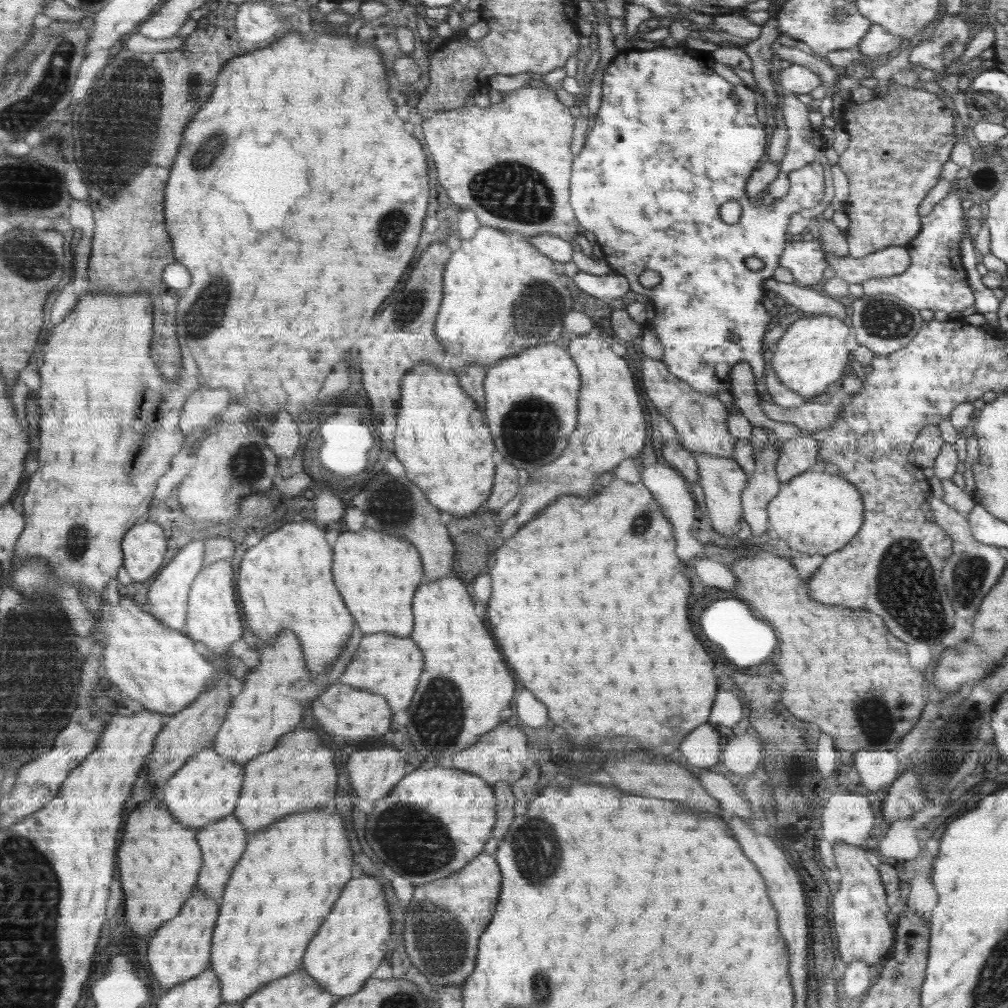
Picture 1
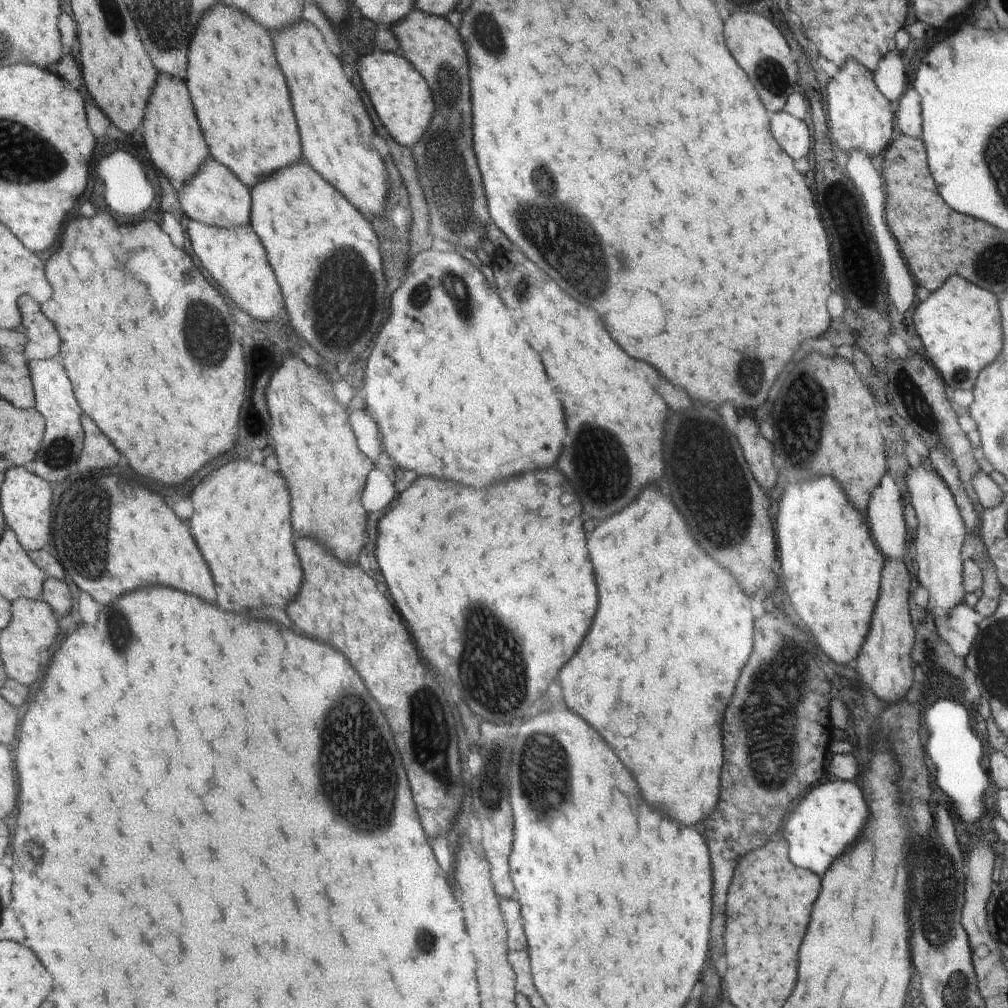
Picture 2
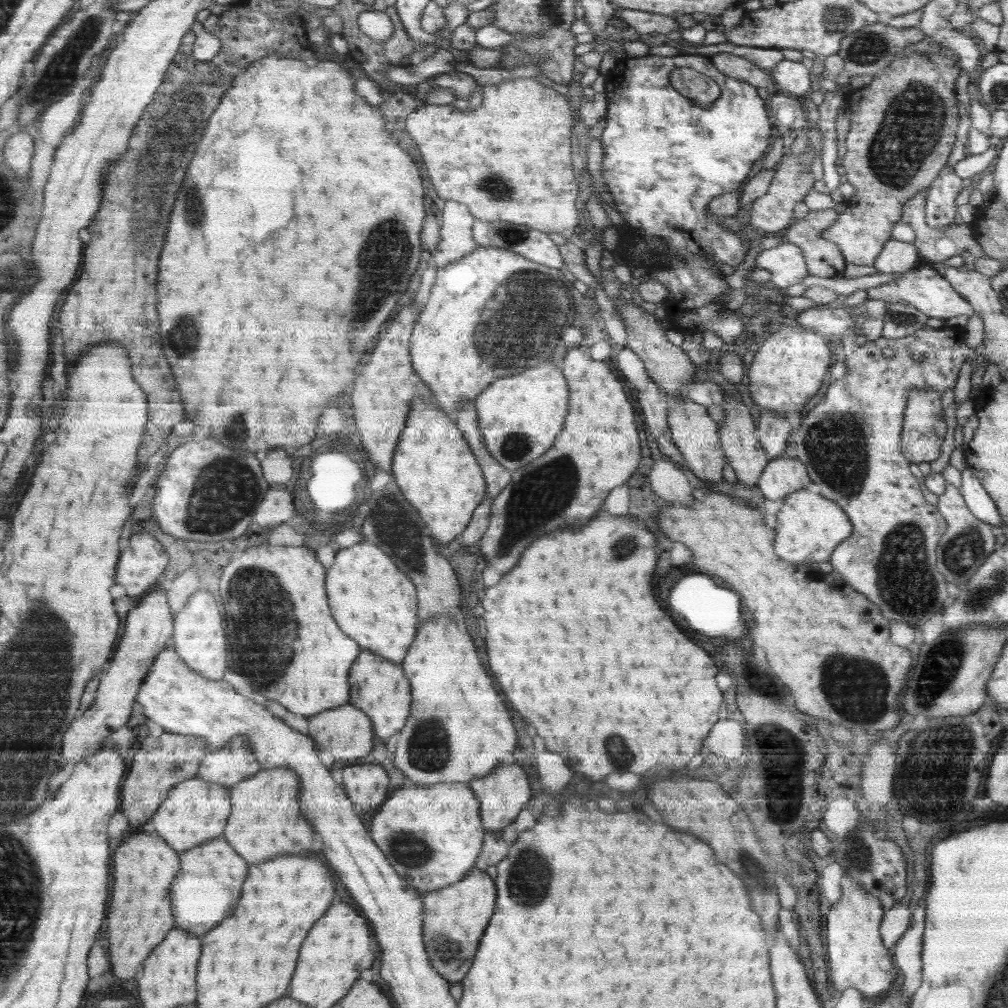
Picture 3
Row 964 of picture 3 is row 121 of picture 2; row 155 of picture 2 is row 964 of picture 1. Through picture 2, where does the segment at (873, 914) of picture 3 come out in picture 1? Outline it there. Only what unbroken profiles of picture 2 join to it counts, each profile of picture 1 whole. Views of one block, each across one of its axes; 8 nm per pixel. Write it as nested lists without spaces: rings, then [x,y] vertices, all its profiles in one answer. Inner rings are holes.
[[[846,842],[833,845],[836,866],[842,879],[839,890],[830,899],[830,914],[835,922],[840,958],[846,964],[854,960],[864,960],[869,965],[878,964],[888,956],[894,944],[894,932],[886,920],[886,914],[890,910],[886,904],[881,876],[878,876],[878,870],[866,860],[864,849],[866,848],[850,846]]]

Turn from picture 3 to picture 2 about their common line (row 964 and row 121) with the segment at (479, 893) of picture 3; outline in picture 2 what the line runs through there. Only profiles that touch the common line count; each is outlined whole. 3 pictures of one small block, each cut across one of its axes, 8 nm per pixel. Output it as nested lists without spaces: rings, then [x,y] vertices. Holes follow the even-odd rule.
[[[410,11],[402,22],[394,23],[390,30],[401,46],[403,56],[430,80],[434,88],[434,124],[430,132],[414,145],[414,160],[429,208],[429,233],[433,238],[451,242],[456,247],[471,251],[480,246],[484,228],[490,222],[487,200],[481,174],[472,150],[472,107],[470,65],[464,40],[447,18],[438,18],[419,11]]]

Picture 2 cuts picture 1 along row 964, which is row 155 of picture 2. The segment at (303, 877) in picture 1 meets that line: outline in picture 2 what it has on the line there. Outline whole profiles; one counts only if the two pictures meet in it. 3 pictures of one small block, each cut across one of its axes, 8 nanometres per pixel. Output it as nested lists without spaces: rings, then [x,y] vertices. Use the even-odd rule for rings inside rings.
[[[220,4],[214,8],[214,12],[210,12],[210,16],[206,16],[206,20],[202,20],[202,28],[198,28],[198,36],[194,38],[194,48],[190,48],[190,76],[186,81],[190,84],[191,95],[213,156],[229,166],[251,190],[266,176],[304,158],[290,92],[274,56],[272,38],[260,24],[250,20],[250,16]]]

